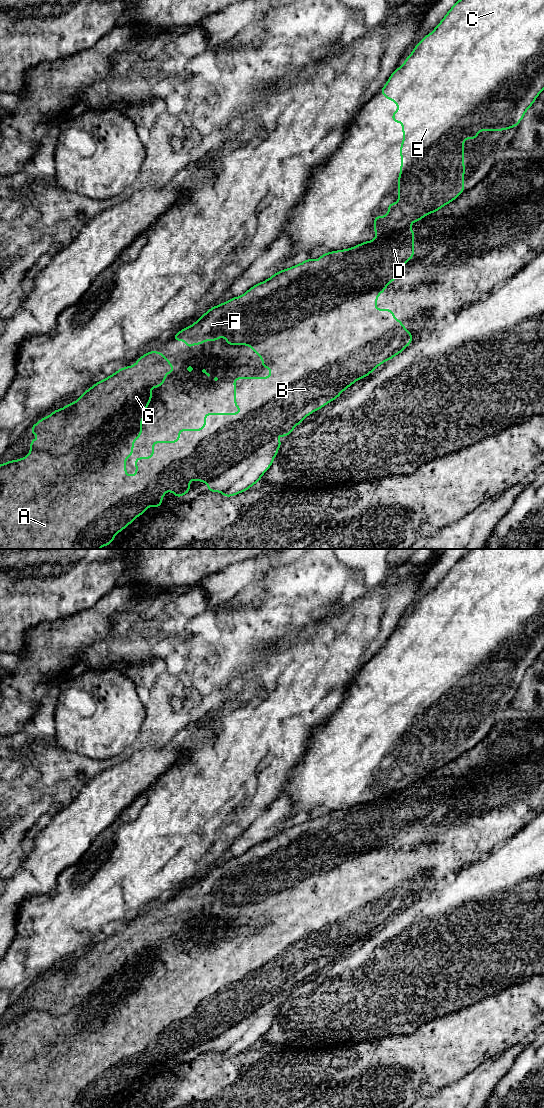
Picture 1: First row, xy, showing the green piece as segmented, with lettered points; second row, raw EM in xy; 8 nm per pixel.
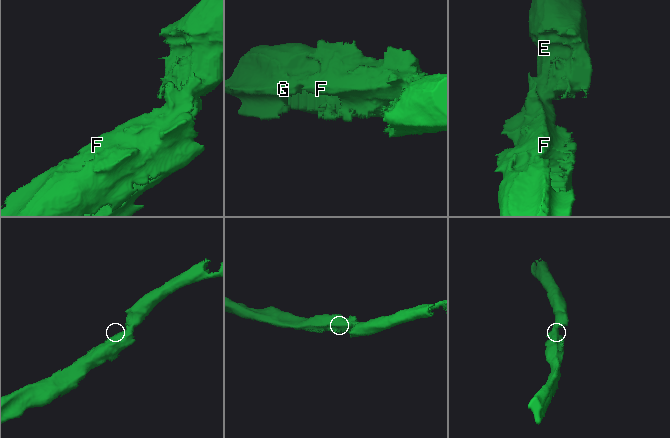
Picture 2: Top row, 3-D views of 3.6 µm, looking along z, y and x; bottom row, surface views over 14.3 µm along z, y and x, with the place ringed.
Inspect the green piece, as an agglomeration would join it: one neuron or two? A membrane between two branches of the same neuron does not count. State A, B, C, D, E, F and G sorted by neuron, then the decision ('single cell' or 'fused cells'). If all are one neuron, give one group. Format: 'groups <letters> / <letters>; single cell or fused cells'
groups A B F G / C D E; fused cells

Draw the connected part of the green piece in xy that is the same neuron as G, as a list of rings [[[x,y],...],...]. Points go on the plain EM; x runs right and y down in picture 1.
[[[349,808],[323,813],[316,821],[306,819],[303,823],[275,833],[267,840],[251,847],[243,855],[231,858],[222,864],[212,867],[191,886],[176,893],[173,899],[176,901],[185,901],[187,909],[192,905],[201,905],[204,901],[217,901],[220,897],[226,898],[227,905],[248,905],[262,919],[262,928],[266,929],[267,926],[270,928],[270,936],[235,937],[233,940],[234,966],[240,968],[239,973],[205,973],[202,989],[179,989],[177,1001],[154,1001],[152,1003],[152,1016],[138,1017],[134,1021],[136,1025],[135,1035],[126,1034],[126,1018],[133,1015],[134,1002],[138,997],[142,996],[142,979],[146,976],[146,967],[150,964],[150,959],[154,956],[154,953],[150,952],[149,949],[160,947],[165,942],[166,935],[174,932],[174,926],[163,913],[155,910],[144,914],[136,921],[135,925],[119,929],[104,940],[95,943],[75,962],[64,966],[62,969],[53,971],[49,976],[43,977],[36,982],[30,988],[31,995],[37,994],[38,999],[32,999],[30,1001],[29,1014],[24,1018],[0,1024],[0,1108],[64,1108],[65,1103],[69,1104],[67,1108],[105,1107],[113,1102],[117,1093],[131,1084],[135,1078],[144,1074],[147,1067],[161,1067],[163,1056],[167,1051],[174,1053],[175,1058],[189,1053],[191,1038],[194,1041],[207,1043],[208,1052],[221,1052],[224,1057],[231,1057],[247,1051],[255,1043],[260,1041],[263,1034],[271,1027],[282,1004],[282,1001],[277,999],[278,995],[282,995],[284,998],[287,997],[309,974],[323,968],[329,962],[338,958],[353,943],[368,936],[379,925],[387,920],[391,920],[412,902],[414,896],[404,887],[399,879],[394,877],[393,870],[376,868],[378,856],[386,850],[386,846],[384,845],[380,845],[377,848],[374,860],[344,861],[341,865],[336,861],[331,861],[329,858],[308,854],[311,845],[317,849],[320,845],[334,844],[334,819],[336,817],[342,818],[342,844],[345,845],[349,842],[353,845],[354,831],[358,828],[358,822],[355,820],[357,816],[358,814],[354,811],[354,808]]]

